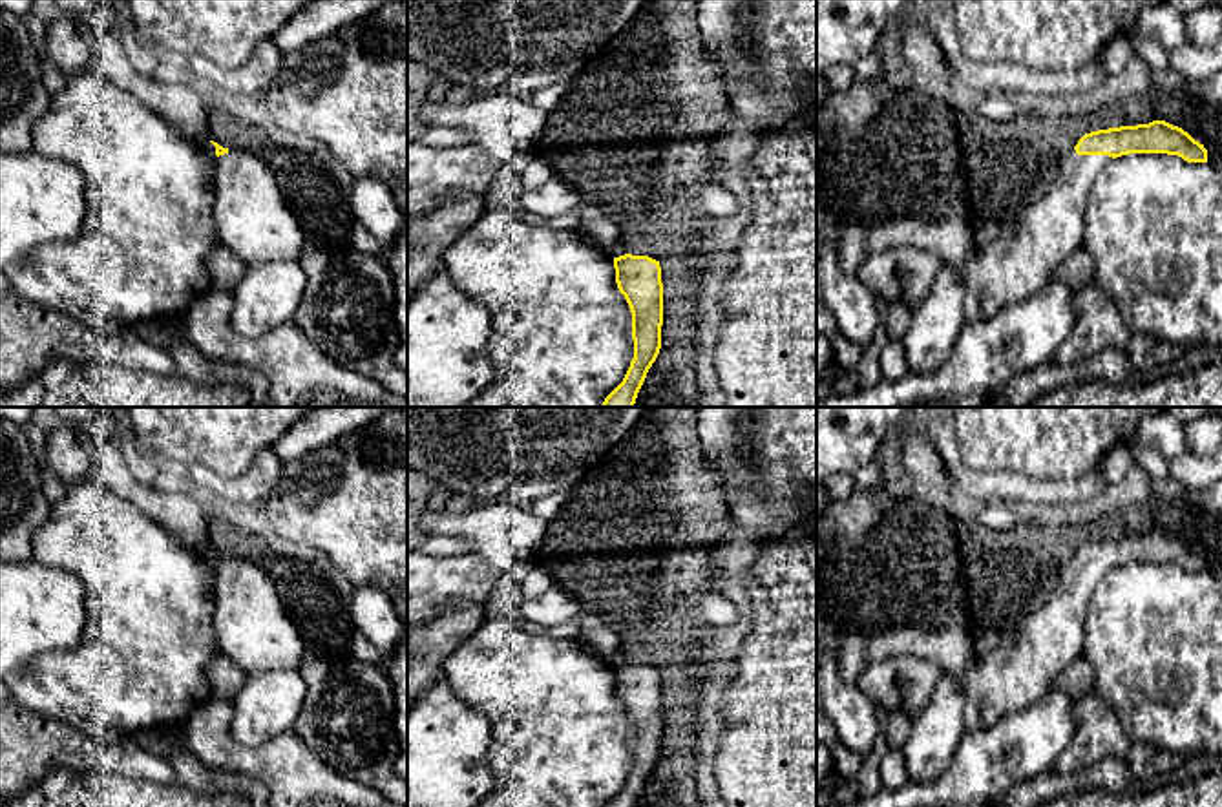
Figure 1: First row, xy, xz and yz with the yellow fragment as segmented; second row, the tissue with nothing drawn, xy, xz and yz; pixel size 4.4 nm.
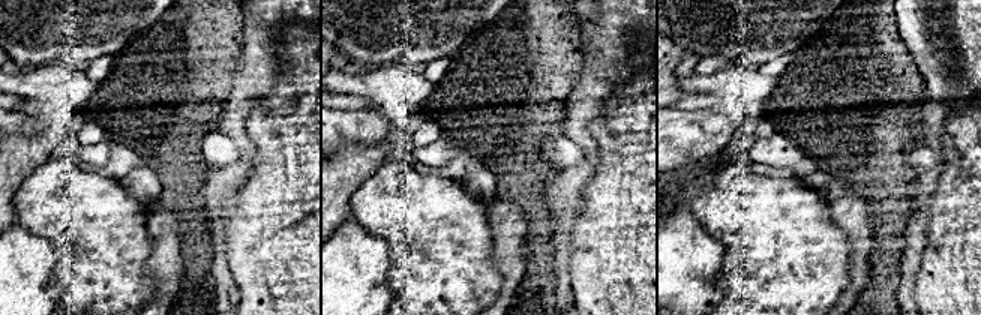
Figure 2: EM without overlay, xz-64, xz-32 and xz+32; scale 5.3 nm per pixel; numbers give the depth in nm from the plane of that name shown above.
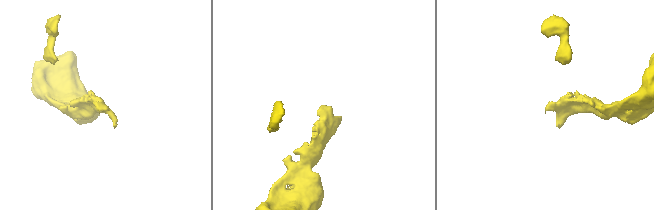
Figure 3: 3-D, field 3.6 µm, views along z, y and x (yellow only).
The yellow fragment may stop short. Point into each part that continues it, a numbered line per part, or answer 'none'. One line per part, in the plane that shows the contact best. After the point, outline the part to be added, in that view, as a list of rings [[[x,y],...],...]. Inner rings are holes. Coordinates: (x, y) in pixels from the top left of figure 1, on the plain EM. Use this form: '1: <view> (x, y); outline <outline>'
1: yz (1020, 669); outline [[[1072,559],[1039,610],[1023,613],[985,657],[968,661],[963,672],[964,734],[1045,697],[1054,677],[1083,657],[1087,606],[1111,570]]]

